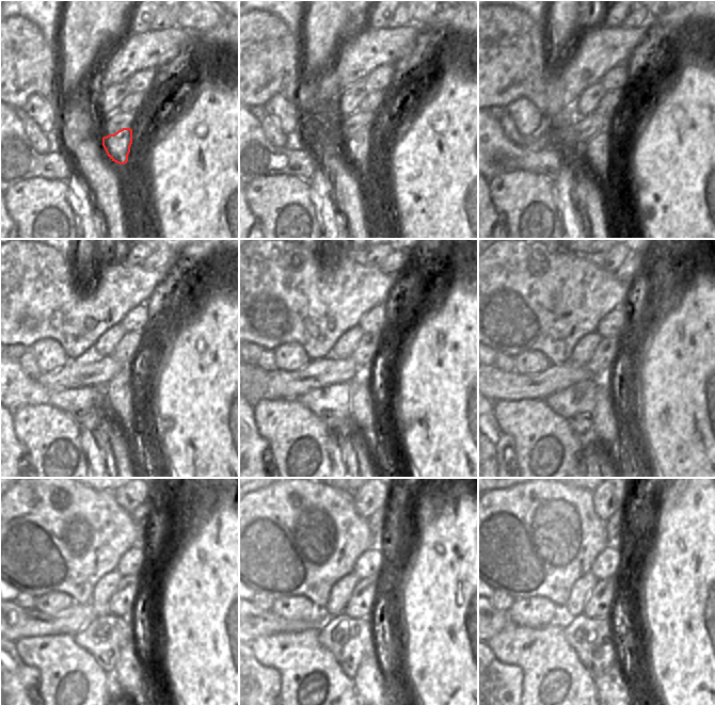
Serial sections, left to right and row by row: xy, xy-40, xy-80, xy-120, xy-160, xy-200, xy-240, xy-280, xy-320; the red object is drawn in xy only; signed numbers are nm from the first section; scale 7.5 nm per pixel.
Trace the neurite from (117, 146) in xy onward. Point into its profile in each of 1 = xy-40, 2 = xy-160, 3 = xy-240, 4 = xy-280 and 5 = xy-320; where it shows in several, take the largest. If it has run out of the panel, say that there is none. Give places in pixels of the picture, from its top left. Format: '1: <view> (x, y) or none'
1: xy-40 (358, 148)
2: xy-160 (363, 409)
3: xy-240 (128, 679)
4: xy-280 (369, 685)
5: xy-320 (614, 693)

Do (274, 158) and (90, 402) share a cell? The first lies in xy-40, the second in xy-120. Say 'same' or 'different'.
same

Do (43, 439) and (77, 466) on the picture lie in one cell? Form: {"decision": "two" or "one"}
{"decision": "one"}

